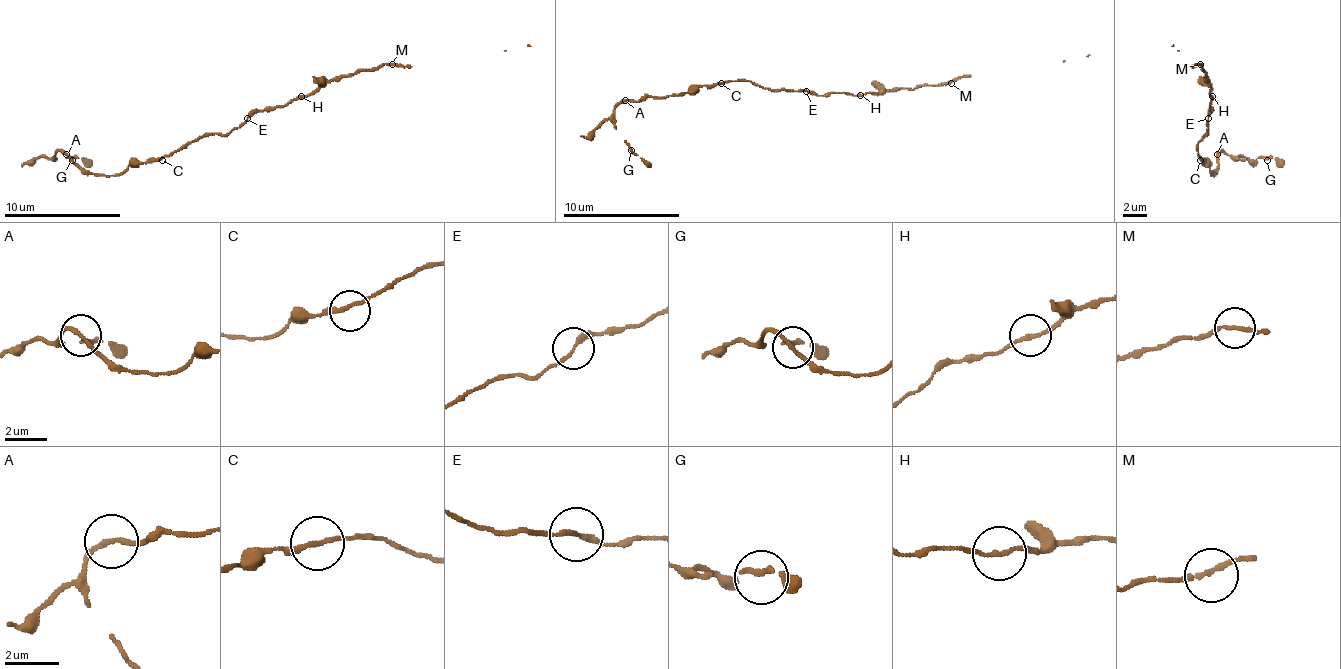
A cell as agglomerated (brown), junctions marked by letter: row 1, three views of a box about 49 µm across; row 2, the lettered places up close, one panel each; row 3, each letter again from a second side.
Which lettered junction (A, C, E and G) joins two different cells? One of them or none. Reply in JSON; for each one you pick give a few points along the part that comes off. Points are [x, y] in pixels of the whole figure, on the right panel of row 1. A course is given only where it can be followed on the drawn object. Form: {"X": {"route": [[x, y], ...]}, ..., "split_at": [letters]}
{"split_at": []}

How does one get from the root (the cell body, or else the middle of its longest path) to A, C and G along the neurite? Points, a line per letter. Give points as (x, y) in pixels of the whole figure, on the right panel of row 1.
A: (1209, 119), (1209, 131), (1197, 142), (1197, 154), (1212, 174), (1217, 169), (1217, 154)
C: (1209, 119), (1209, 131), (1197, 142), (1200, 160)
G: (1209, 119), (1209, 131), (1197, 142), (1197, 154), (1212, 174), (1217, 169), (1220, 151), (1241, 160), (1267, 160)

